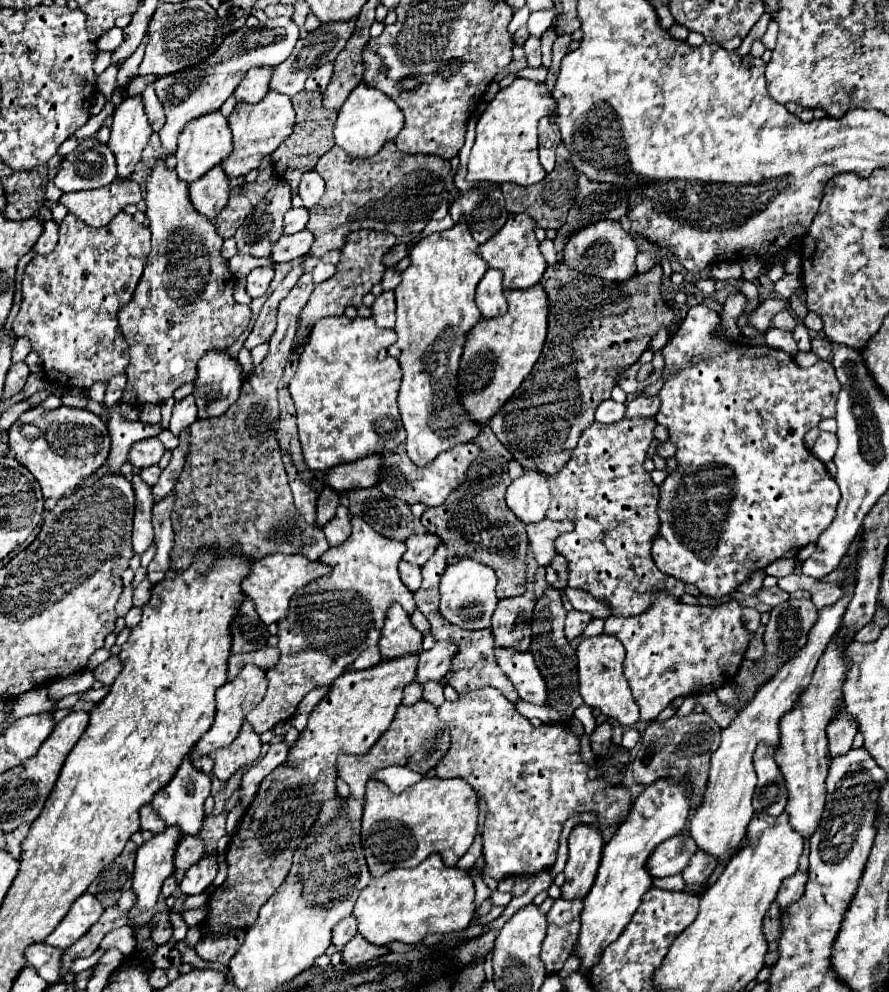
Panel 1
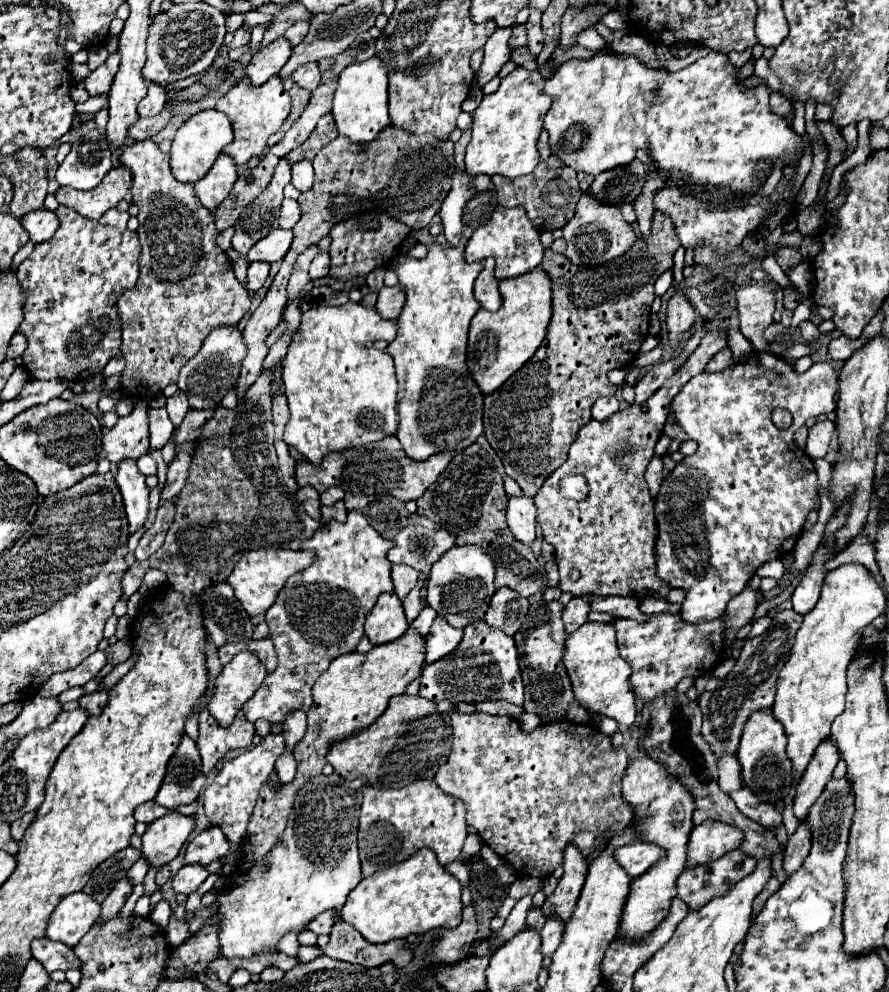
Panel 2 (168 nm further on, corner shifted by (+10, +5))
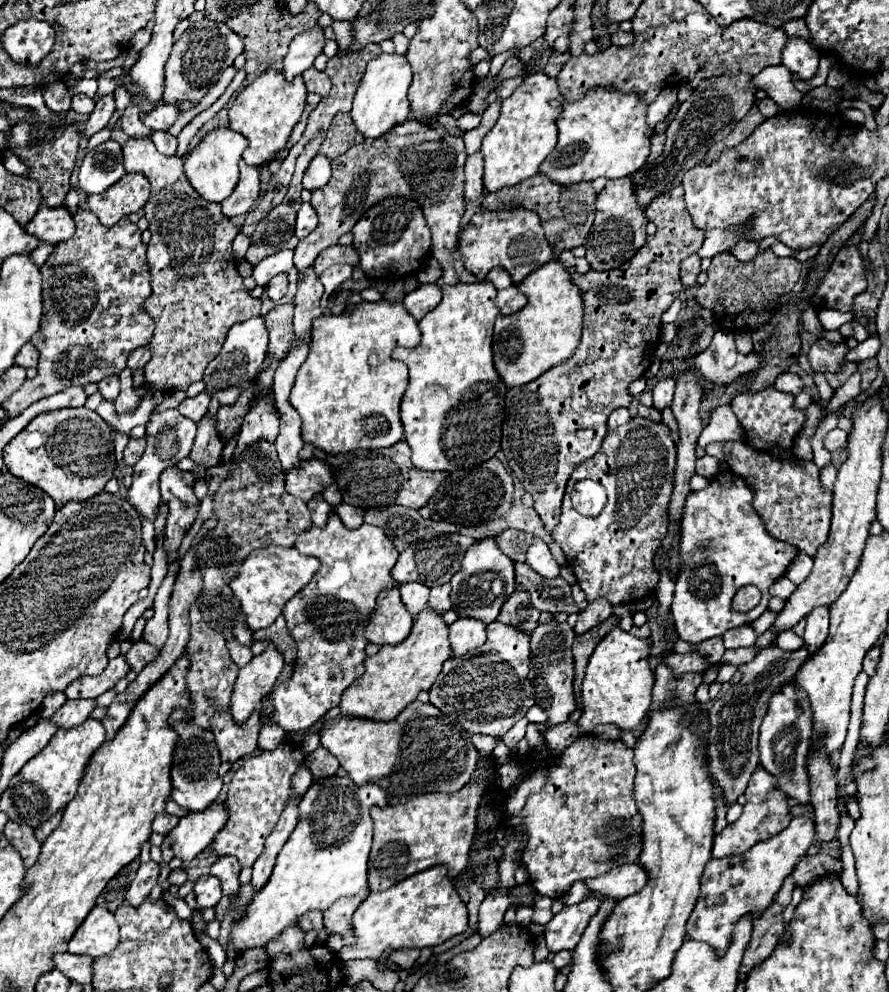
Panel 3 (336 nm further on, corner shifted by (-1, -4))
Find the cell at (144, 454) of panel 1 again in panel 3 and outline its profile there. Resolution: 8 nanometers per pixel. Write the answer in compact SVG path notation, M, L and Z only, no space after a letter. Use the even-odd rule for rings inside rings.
M130 437L128 445L126 445L126 449L124 449L124 461L126 461L128 465L134 465L134 463L142 457L144 449L146 449L146 439L132 439L132 437Z

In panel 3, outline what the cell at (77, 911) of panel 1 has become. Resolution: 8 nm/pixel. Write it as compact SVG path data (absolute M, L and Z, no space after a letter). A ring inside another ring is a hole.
M94 907L84 923L74 933L68 951L78 955L90 955L90 957L104 957L116 949L120 941L118 923L114 919L114 913L110 913L104 907Z

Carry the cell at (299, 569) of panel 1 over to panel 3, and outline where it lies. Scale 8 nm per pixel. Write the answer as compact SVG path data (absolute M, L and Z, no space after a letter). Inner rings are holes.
M270 545L270 547L258 549L256 553L250 553L242 563L240 573L230 583L234 595L240 601L242 613L246 615L246 625L252 631L270 627L276 621L276 617L282 613L288 599L292 599L300 589L304 589L310 583L318 567L320 567L320 561L316 557L302 555L294 547Z

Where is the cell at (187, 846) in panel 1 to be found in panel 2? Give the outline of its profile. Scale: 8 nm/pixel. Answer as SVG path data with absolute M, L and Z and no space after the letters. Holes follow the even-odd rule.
M205 828L201 834L197 834L187 850L185 850L185 864L201 864L207 866L213 860L219 860L229 852L229 840L225 840L225 834L221 828Z

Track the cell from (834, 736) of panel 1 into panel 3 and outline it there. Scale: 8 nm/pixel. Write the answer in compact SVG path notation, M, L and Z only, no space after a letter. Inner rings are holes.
M794 817L794 821L782 833L770 837L760 845L754 845L748 853L742 853L740 857L710 859L702 873L702 889L688 919L686 935L694 941L708 943L716 951L716 957L722 957L732 943L736 921L746 915L758 919L766 911L766 907L772 903L774 895L782 887L784 879L792 873L792 865L796 865L800 857L806 857L812 843L814 821Z

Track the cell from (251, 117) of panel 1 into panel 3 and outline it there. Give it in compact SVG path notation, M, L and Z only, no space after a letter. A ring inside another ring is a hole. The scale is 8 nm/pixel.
M266 69L260 73L248 87L244 87L230 107L230 129L242 133L248 139L248 147L244 151L244 161L248 165L264 165L274 159L274 155L286 145L294 125L300 121L302 111L306 107L306 87L302 77L294 77L294 81L286 81L282 71Z

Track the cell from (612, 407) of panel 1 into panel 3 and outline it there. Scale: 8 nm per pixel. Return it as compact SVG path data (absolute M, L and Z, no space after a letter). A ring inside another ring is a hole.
M614 409L614 411L610 413L610 417L608 417L608 429L616 429L616 427L628 423L628 421L630 421L628 409Z

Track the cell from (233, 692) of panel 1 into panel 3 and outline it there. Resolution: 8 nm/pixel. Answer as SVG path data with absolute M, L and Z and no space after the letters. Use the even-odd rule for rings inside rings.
M270 643L260 655L252 657L252 661L240 669L230 701L230 711L236 723L244 723L248 715L262 705L262 699L272 691L282 667L284 657L276 645Z

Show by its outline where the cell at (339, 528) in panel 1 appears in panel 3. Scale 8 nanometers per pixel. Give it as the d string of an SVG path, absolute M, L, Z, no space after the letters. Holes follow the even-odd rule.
M340 503L336 507L336 513L342 519L342 523L346 527L350 527L350 529L356 529L356 527L360 527L364 523L364 509L360 509L360 507L352 507L352 505Z

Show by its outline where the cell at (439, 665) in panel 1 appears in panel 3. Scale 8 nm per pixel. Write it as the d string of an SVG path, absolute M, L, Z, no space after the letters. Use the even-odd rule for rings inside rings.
M462 617L450 625L450 643L452 643L452 651L456 657L480 647L484 641L486 641L484 621Z

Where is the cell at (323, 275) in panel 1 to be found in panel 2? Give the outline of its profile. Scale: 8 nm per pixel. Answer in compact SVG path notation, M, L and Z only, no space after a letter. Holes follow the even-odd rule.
M319 254L313 262L311 262L311 268L309 268L309 278L315 280L315 278L325 278L329 274L329 254Z

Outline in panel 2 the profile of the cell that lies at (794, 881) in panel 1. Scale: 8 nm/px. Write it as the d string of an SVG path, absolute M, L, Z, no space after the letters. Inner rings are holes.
M799 824L795 834L789 838L785 856L783 856L783 874L785 878L791 878L803 864L811 850L811 832L807 824Z

